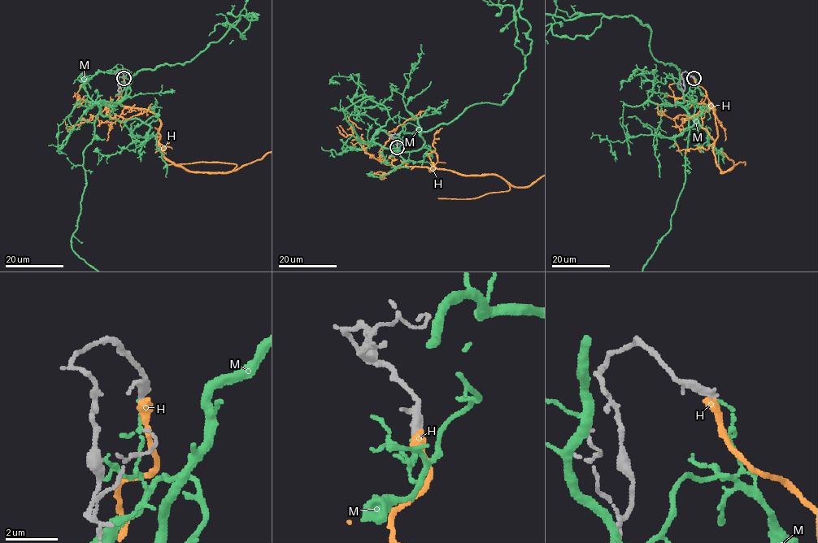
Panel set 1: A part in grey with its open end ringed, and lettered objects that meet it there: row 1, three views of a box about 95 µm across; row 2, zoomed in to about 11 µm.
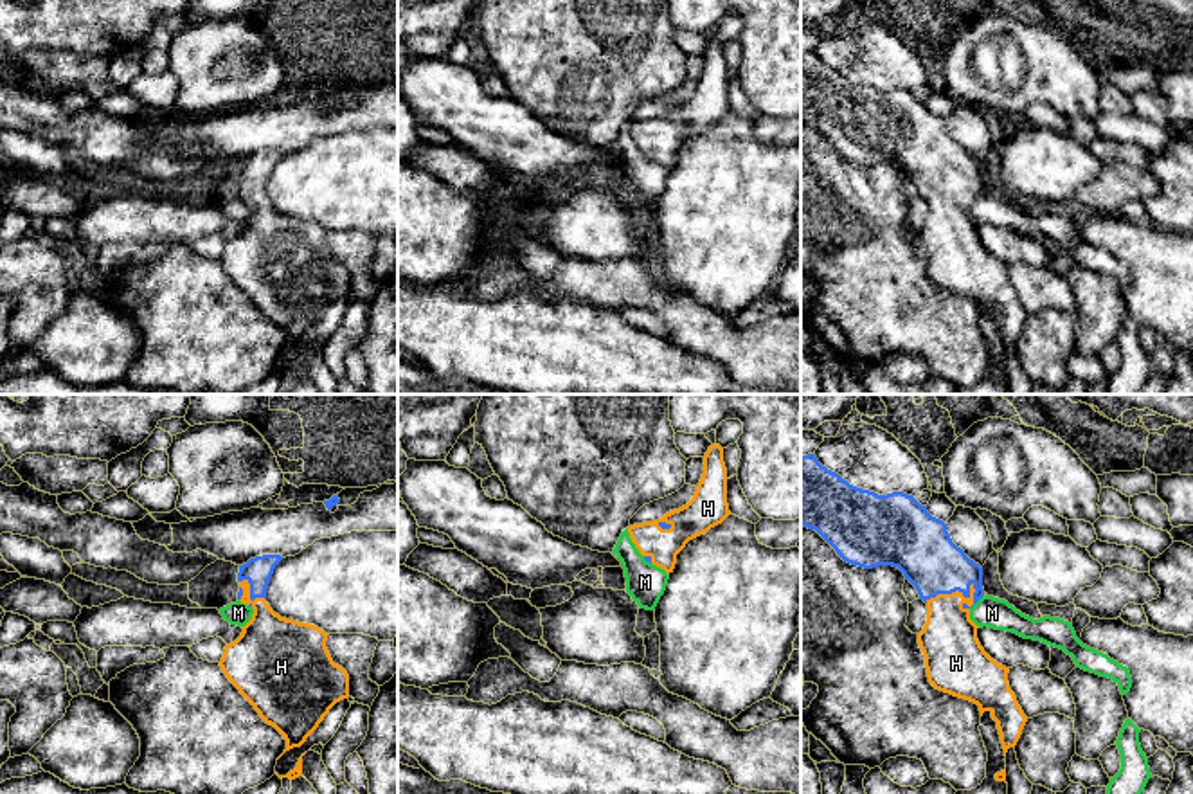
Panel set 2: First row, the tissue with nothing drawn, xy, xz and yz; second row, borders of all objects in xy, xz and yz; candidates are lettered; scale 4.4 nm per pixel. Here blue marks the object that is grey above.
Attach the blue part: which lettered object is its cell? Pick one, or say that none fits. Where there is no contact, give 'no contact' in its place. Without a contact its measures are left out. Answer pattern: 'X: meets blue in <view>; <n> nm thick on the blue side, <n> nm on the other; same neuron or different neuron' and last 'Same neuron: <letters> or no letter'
H: meets blue in yz; 280 nm thick on the blue side, 260 nm on the other; same neuron
M: meets blue in yz; 260 nm thick on the blue side, 140 nm on the other; different neuron
Same neuron: H

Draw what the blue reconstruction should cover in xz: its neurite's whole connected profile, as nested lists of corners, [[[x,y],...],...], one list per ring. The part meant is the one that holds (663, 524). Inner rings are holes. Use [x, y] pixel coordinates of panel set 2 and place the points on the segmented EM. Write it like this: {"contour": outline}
{"contour": [[[714,443],[704,456],[704,474],[693,499],[659,520],[630,526],[628,533],[644,560],[669,574],[686,544],[729,515],[723,448]]]}

